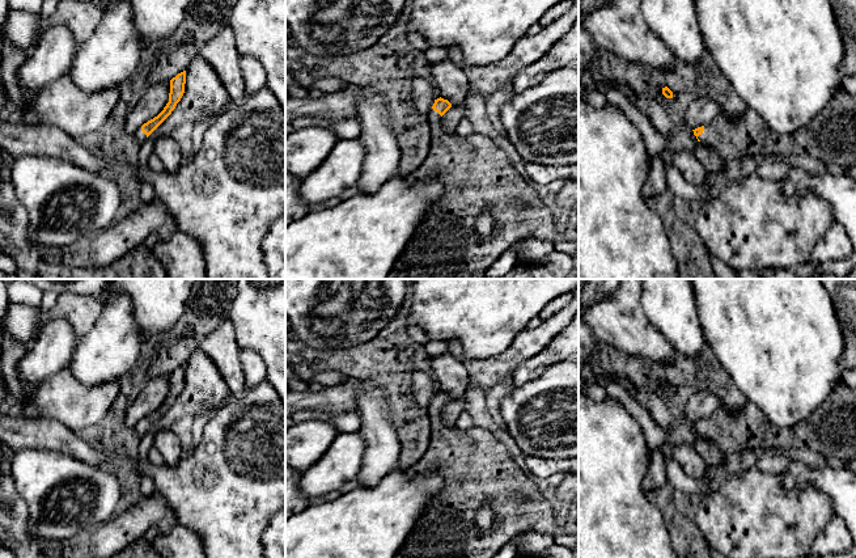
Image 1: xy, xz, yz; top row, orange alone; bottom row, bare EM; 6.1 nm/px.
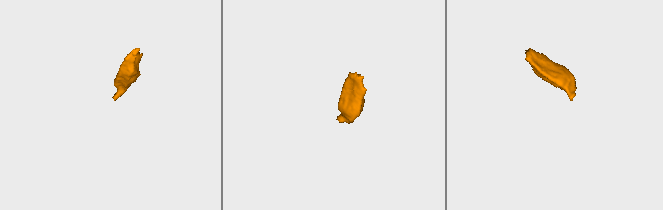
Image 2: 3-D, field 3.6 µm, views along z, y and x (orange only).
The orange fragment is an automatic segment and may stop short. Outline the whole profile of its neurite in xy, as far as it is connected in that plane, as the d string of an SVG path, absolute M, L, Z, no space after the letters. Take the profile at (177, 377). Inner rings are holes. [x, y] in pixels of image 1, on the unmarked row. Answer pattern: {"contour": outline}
{"contour": "M186 364L178 367L170 373L169 396L164 403L153 413L144 417L134 428L140 436L144 435L175 402L185 386Z"}

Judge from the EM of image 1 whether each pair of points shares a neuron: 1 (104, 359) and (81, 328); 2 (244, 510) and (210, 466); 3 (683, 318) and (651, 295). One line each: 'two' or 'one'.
1: two
2: one
3: one

